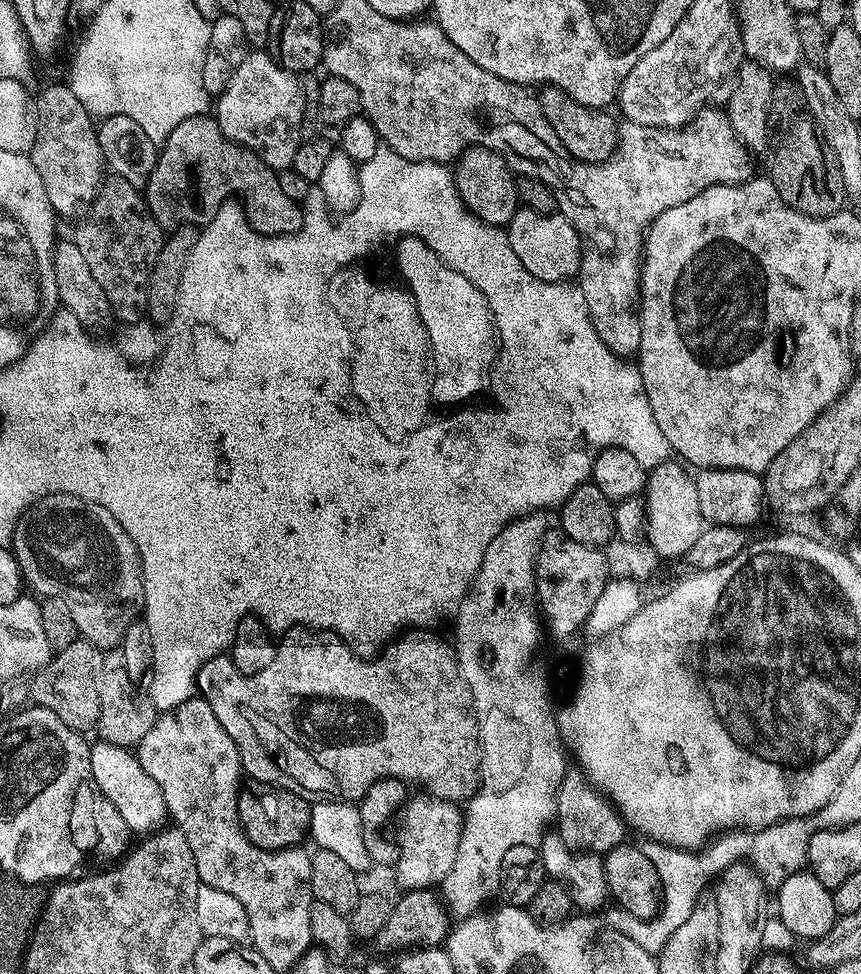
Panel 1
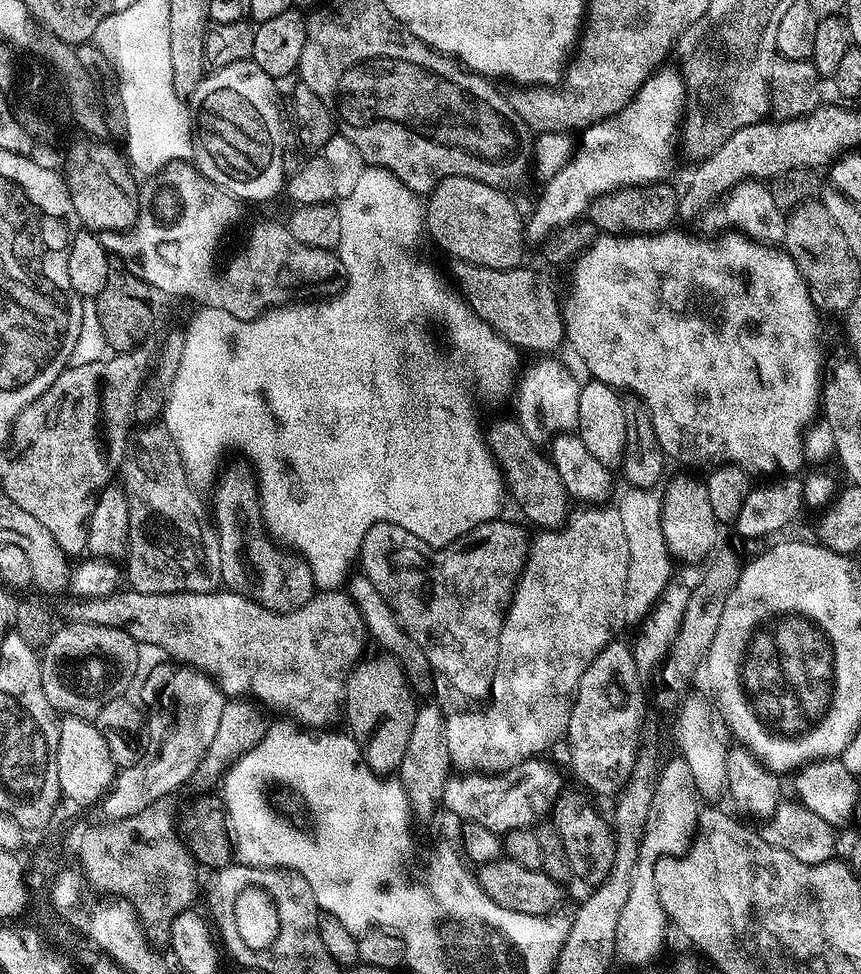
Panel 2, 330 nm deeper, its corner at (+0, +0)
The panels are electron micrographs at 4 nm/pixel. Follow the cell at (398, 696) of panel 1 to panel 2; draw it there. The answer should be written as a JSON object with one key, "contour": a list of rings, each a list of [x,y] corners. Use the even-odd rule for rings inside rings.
{"contour":[[[117,590],[98,597],[72,598],[72,601],[65,606],[64,612],[69,616],[69,621],[76,624],[93,624],[94,626],[110,626],[111,628],[120,628],[126,634],[130,634],[141,645],[153,644],[156,648],[161,648],[165,652],[165,657],[171,658],[176,662],[183,662],[185,665],[198,668],[207,672],[217,684],[220,691],[228,698],[252,697],[266,705],[269,709],[281,708],[284,712],[289,712],[293,721],[299,722],[304,726],[324,726],[328,719],[335,712],[339,713],[342,708],[344,699],[344,682],[348,679],[349,672],[352,671],[356,661],[365,651],[364,640],[366,641],[366,629],[364,619],[356,604],[348,597],[347,591],[344,590],[320,590],[315,596],[306,602],[306,606],[298,606],[298,610],[289,612],[271,612],[266,610],[258,602],[254,602],[242,592],[229,592],[227,590],[217,590],[214,592],[175,592],[174,594],[142,594],[131,590]]]}

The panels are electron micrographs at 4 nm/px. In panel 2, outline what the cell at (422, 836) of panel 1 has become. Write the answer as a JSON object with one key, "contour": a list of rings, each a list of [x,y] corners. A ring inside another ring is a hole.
{"contour":[[[580,506],[559,528],[537,531],[528,545],[524,568],[516,580],[512,600],[501,626],[497,669],[492,691],[481,712],[456,712],[444,721],[444,741],[451,763],[460,770],[505,771],[523,760],[531,760],[568,731],[576,687],[586,666],[614,639],[612,623],[624,607],[624,583],[630,562],[626,530],[622,530],[619,507]]]}

